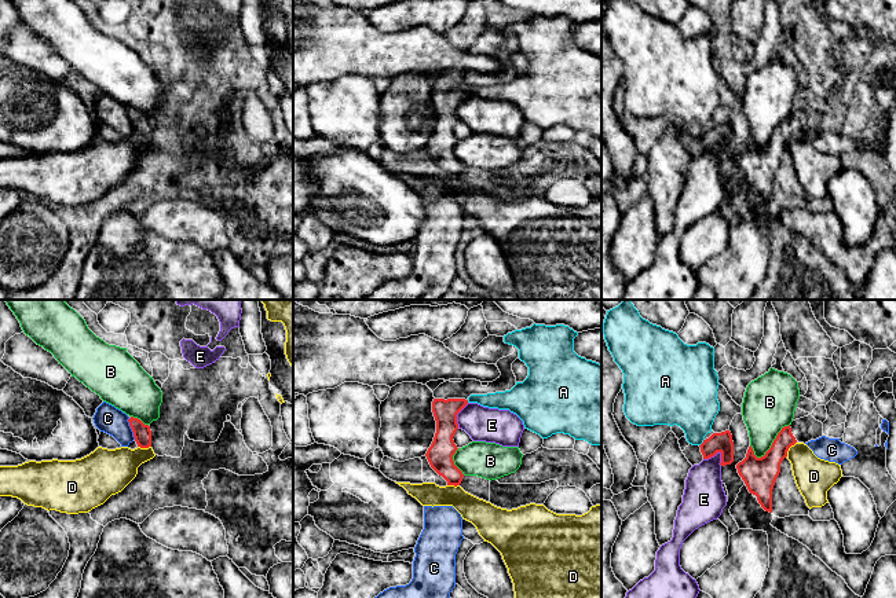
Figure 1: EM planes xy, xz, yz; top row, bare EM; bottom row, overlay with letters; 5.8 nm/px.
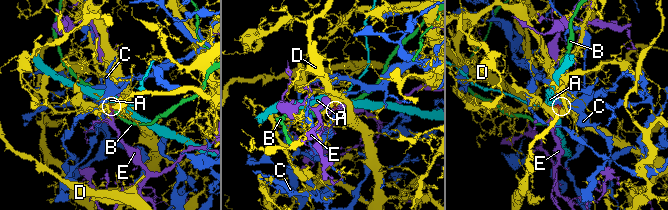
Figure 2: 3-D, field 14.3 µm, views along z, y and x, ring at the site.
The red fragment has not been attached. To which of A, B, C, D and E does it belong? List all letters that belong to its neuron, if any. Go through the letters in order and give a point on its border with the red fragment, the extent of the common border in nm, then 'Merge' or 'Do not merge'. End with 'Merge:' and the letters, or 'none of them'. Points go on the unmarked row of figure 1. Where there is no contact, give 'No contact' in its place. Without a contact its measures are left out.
A: Touches red at yz (702, 135). Shared border 50 nm. Do not merge
B: Touches red at yz (772, 136). Shared border 280 nm. Do not merge
C: Touches red at xy (131, 120). Shared border 130 nm. Do not merge
D: Touches red at yz (789, 139). Shared border 110 nm. Do not merge
E: Touches red at yz (712, 147). Shared border 120 nm. Do not merge
Merge: none of them

